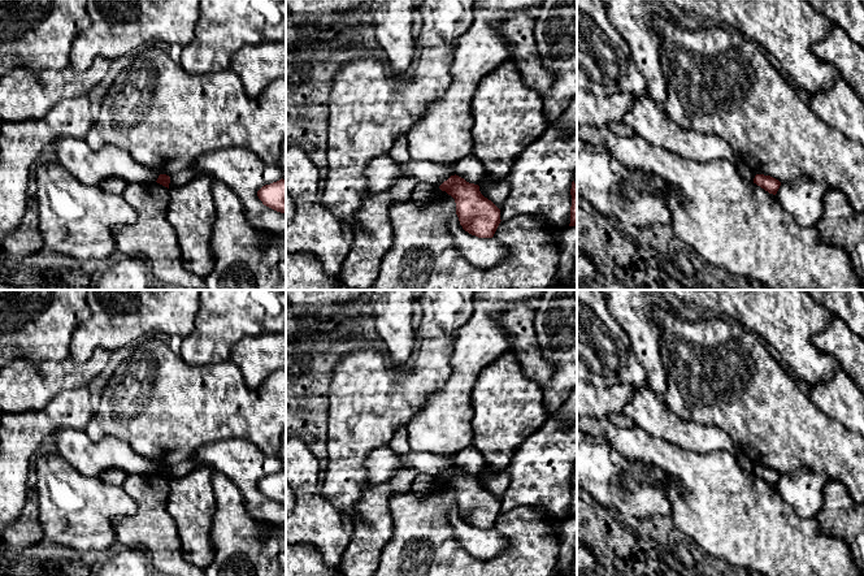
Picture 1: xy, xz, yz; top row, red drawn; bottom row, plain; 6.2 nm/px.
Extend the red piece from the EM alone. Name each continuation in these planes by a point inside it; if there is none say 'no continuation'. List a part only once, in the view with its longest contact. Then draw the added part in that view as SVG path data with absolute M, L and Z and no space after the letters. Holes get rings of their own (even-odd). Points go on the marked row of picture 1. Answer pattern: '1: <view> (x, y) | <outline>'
no continuation

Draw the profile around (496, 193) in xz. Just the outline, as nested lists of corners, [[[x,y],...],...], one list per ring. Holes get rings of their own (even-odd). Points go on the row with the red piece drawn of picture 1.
[[[503,179],[496,183],[483,183],[479,191],[500,209],[509,194],[509,182]]]

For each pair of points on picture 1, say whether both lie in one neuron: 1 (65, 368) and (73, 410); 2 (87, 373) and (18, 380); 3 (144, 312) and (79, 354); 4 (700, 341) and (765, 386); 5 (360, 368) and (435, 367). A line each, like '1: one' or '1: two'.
1: two
2: one
3: one
4: one
5: one

